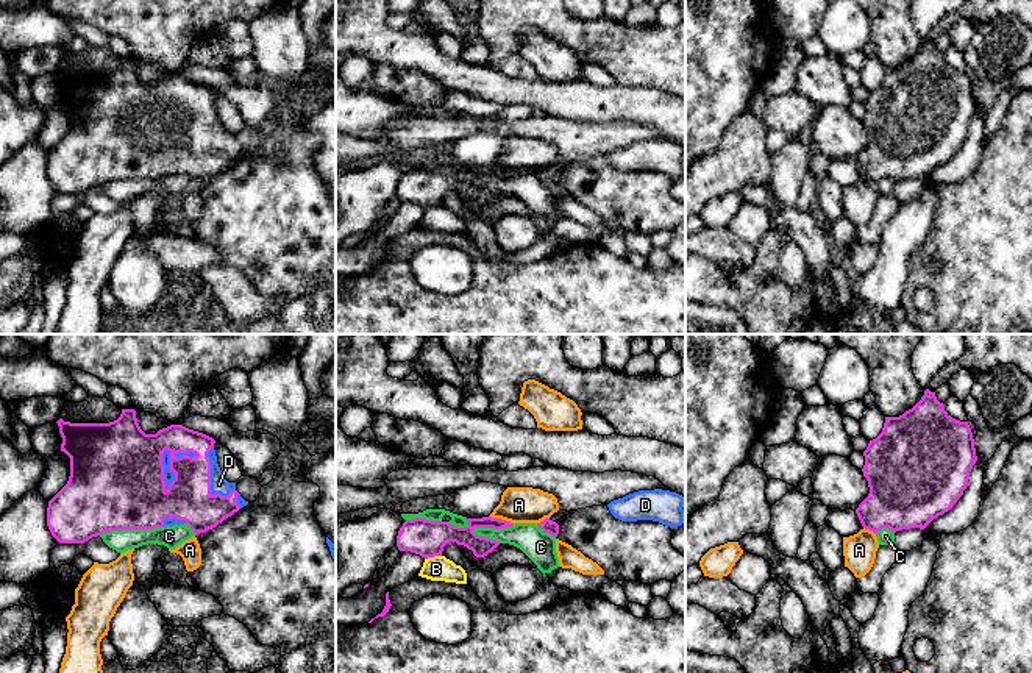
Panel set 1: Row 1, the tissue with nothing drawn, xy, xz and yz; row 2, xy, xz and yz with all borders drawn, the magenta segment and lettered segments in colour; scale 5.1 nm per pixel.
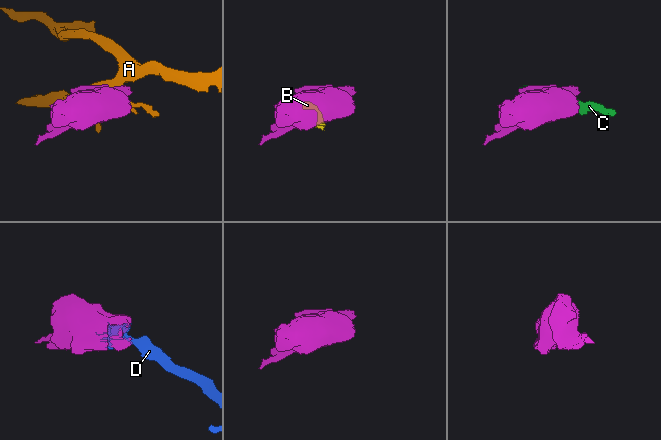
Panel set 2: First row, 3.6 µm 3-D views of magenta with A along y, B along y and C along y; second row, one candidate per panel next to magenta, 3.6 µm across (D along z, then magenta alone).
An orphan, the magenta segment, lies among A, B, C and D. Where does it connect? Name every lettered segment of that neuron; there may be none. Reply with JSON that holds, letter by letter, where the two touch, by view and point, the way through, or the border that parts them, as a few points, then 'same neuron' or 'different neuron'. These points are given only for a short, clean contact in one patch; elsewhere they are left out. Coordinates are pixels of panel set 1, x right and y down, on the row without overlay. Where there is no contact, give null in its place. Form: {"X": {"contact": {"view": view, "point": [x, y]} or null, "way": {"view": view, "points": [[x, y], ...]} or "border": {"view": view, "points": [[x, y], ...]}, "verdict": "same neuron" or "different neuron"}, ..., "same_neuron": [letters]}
{"A": {"contact": {"view": "xz", "point": [500, 169]}, "border": {"view": "xz", "points": [[489, 166], [514, 174]]}, "verdict": "different neuron"}, "B": {"contact": {"view": "xz", "point": [433, 206]}, "verdict": "different neuron"}, "C": {"contact": {"view": "xz", "point": [492, 177]}, "verdict": "different neuron"}, "D": {"contact": {"view": "xy", "point": [209, 139]}, "verdict": "same neuron"}, "same_neuron": ["D"]}

